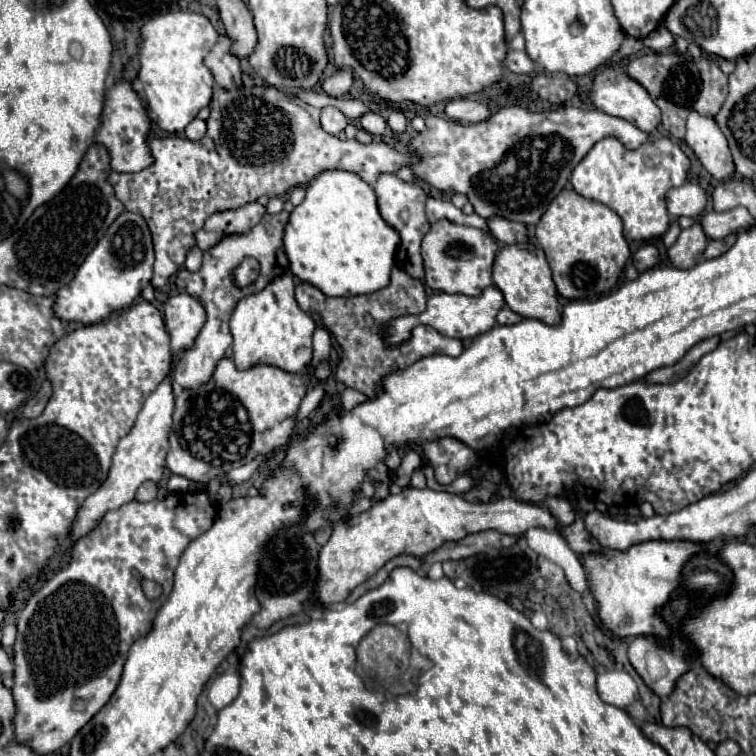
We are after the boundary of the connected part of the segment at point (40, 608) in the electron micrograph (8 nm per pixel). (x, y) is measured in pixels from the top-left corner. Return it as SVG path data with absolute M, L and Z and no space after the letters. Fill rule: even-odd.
M193 492L193 504L187 506L183 500L177 500L177 502L171 502L171 500L151 500L147 504L141 504L141 502L129 502L129 504L123 504L121 508L117 510L111 510L107 512L101 522L97 524L97 528L93 528L87 536L79 538L75 544L73 544L73 550L71 550L71 560L67 564L65 570L59 570L55 572L25 604L25 608L21 610L19 614L19 620L17 620L17 640L13 644L13 664L15 664L15 670L13 670L13 700L15 700L15 706L17 706L17 712L15 712L15 718L13 718L13 726L15 726L15 740L19 744L25 744L29 746L33 752L37 754L53 754L57 752L61 746L69 744L73 740L73 736L107 704L107 700L111 698L111 694L115 692L117 684L119 684L119 678L121 678L121 672L123 672L123 664L125 664L125 658L127 658L127 652L131 648L131 644L135 640L139 640L141 636L145 636L149 630L151 630L151 624L153 624L153 618L157 614L157 610L161 608L161 604L169 598L169 592L173 588L173 574L175 574L175 568L179 564L179 558L183 554L183 550L189 546L191 540L195 540L197 536L201 536L201 532L207 532L209 530L209 524L213 524L215 520L215 514L217 514L217 502L213 504L207 496L207 492ZM141 580L155 580L163 586L163 594L159 596L159 600L153 600L149 602L145 596L143 596L143 590L141 590Z

